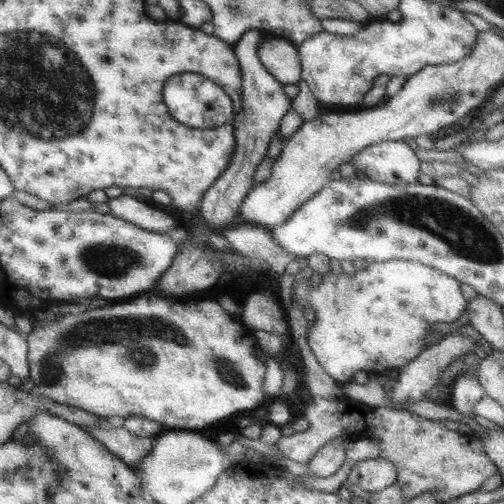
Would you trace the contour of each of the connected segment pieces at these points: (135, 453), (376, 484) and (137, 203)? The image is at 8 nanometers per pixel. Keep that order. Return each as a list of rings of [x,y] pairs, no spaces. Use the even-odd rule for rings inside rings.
[[[102,417],[98,426],[84,428],[84,431],[134,469],[140,466],[142,458],[146,458],[154,446],[152,439],[132,434],[126,428],[121,427],[119,422]]]
[[[378,457],[357,462],[346,481],[372,494],[390,486],[396,480],[397,470],[394,464],[386,458]]]
[[[122,195],[108,200],[110,212],[114,216],[118,216],[138,225],[144,230],[150,232],[161,232],[162,234],[175,234],[178,231],[176,228],[176,220],[160,210],[154,210],[140,197],[132,197]]]

